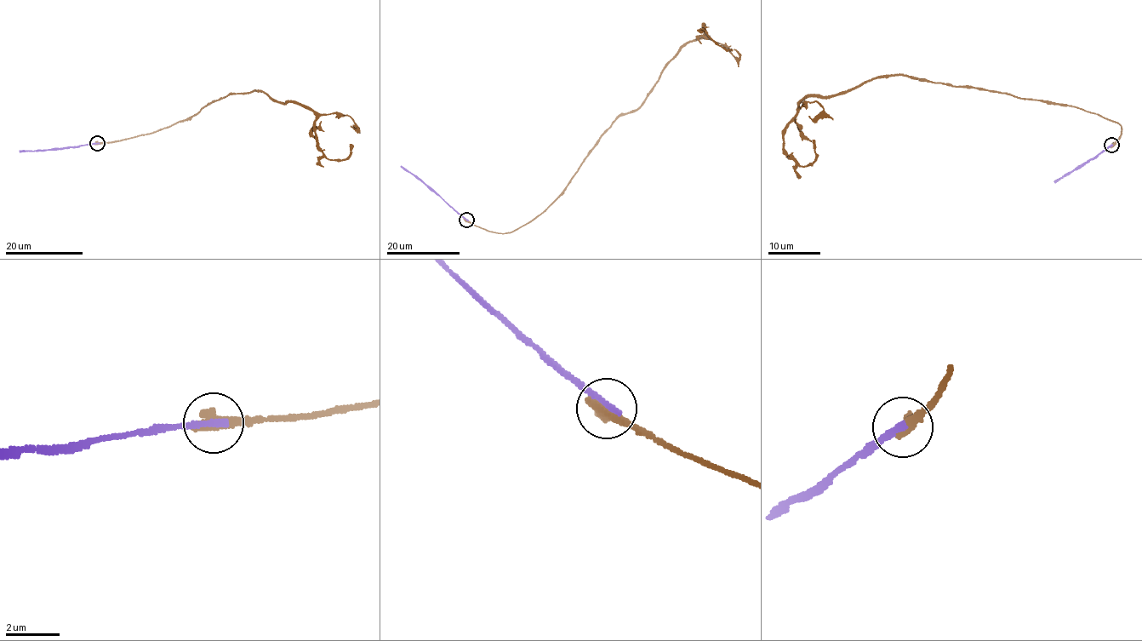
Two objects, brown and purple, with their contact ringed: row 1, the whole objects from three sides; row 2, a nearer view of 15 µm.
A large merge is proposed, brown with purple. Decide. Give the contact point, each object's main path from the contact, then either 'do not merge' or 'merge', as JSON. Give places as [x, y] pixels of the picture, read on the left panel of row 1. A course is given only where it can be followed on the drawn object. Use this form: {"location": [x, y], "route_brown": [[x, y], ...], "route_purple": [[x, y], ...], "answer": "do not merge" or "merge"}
{"location": [97, 143], "route_brown": [[97, 143], [145, 134], [216, 100], [259, 90], [306, 105], [328, 158], [345, 159], [353, 145]], "route_purple": [[97, 143], [19, 151]], "answer": "do not merge"}

